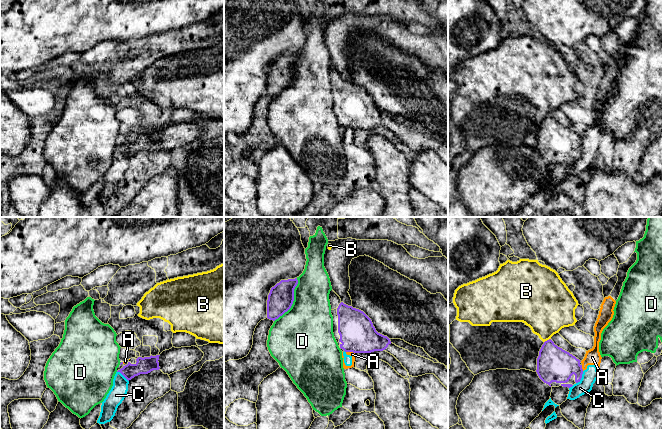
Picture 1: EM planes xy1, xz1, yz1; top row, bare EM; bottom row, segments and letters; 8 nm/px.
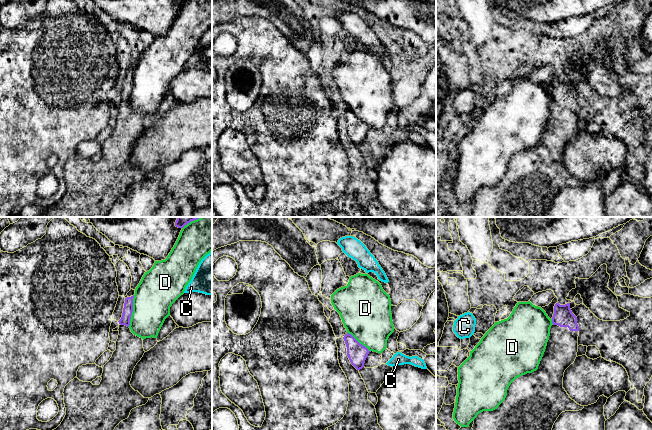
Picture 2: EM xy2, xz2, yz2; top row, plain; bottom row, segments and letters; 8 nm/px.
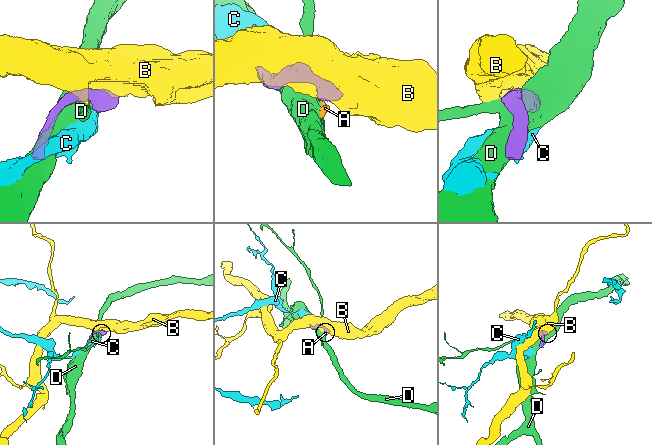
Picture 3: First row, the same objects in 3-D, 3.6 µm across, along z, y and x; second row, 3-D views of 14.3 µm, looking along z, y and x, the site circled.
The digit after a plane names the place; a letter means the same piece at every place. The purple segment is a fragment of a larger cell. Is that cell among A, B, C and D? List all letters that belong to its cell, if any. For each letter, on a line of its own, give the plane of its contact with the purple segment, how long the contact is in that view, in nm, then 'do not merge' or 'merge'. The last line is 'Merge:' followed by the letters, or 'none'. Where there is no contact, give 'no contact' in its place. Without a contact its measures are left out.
A: contact in xz1; length 70 nm; do not merge
B: contact in yz1; length 70 nm; do not merge
C: contact in yz1; length 120 nm; do not merge
D: contact in xz1; length 400 nm; do not merge
Merge: none

